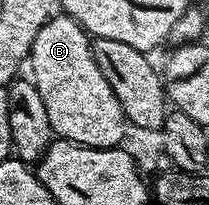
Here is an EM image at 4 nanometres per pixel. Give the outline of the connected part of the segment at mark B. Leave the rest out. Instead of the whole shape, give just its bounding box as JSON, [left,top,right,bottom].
[29,17,125,150]

